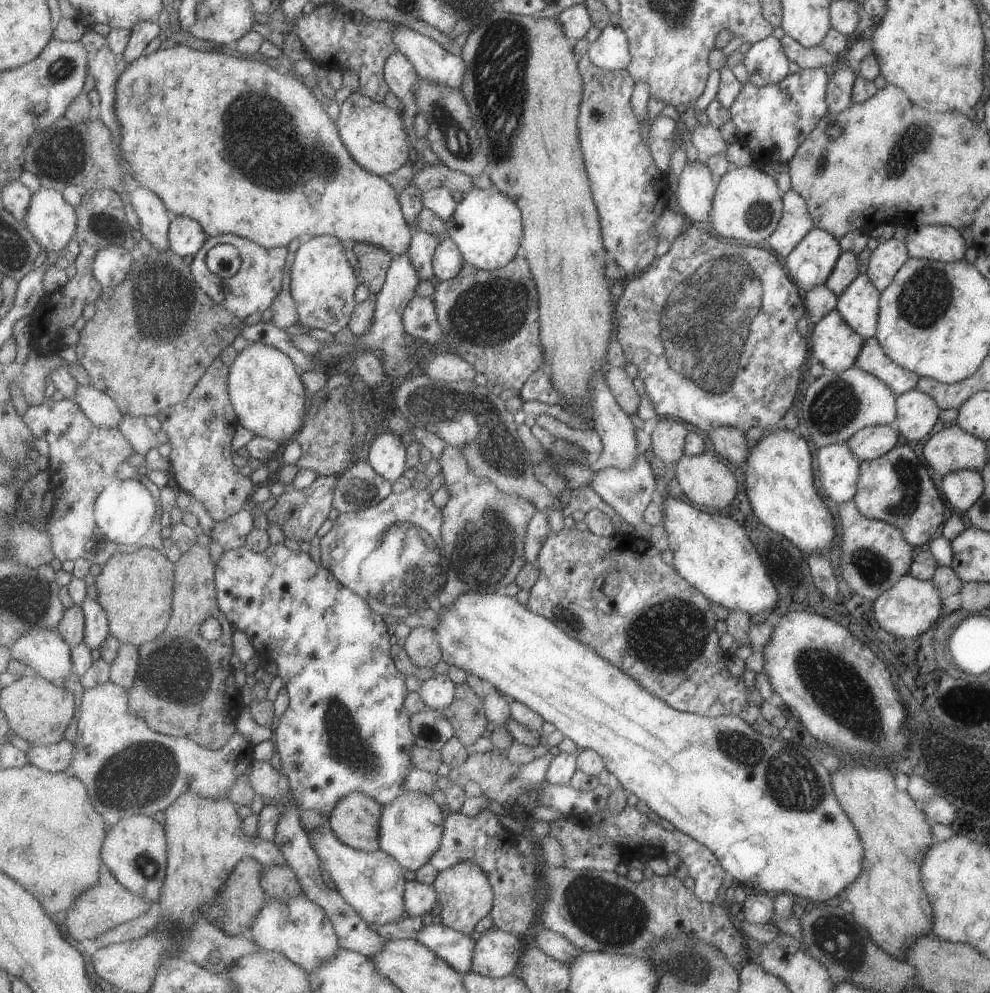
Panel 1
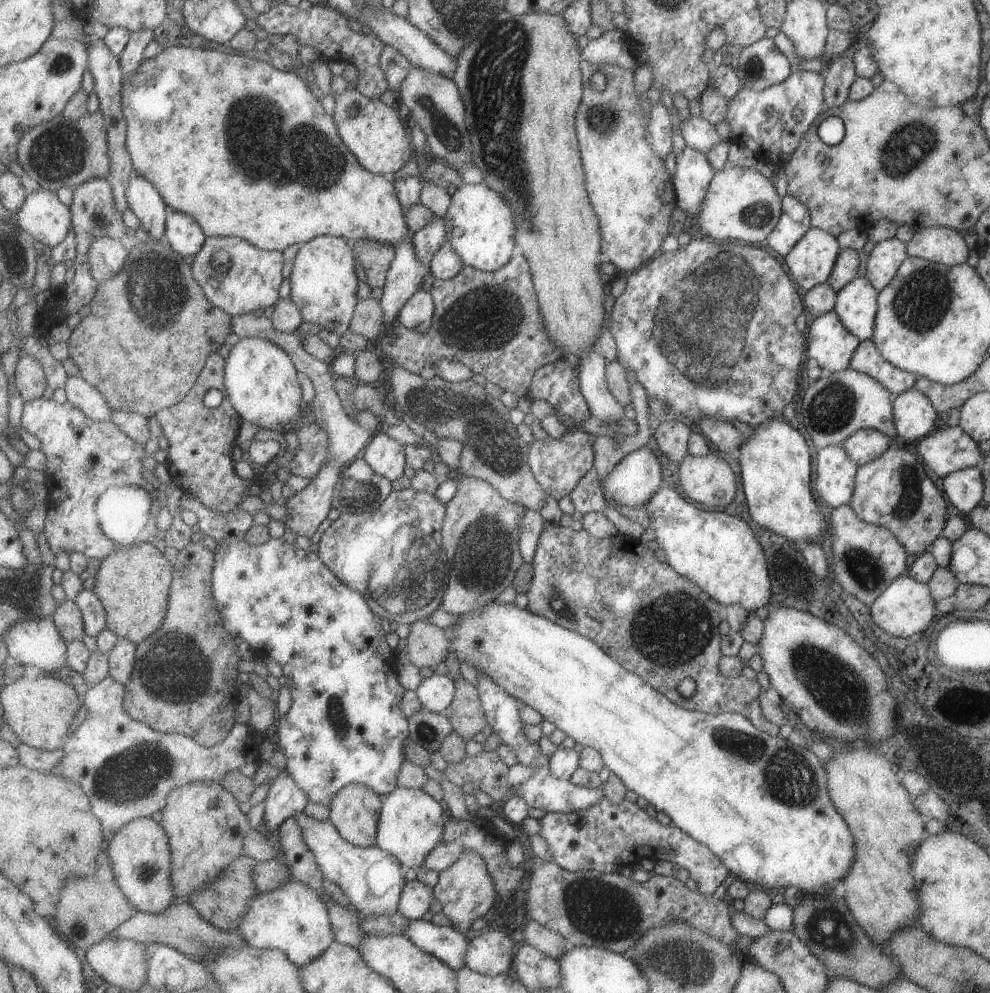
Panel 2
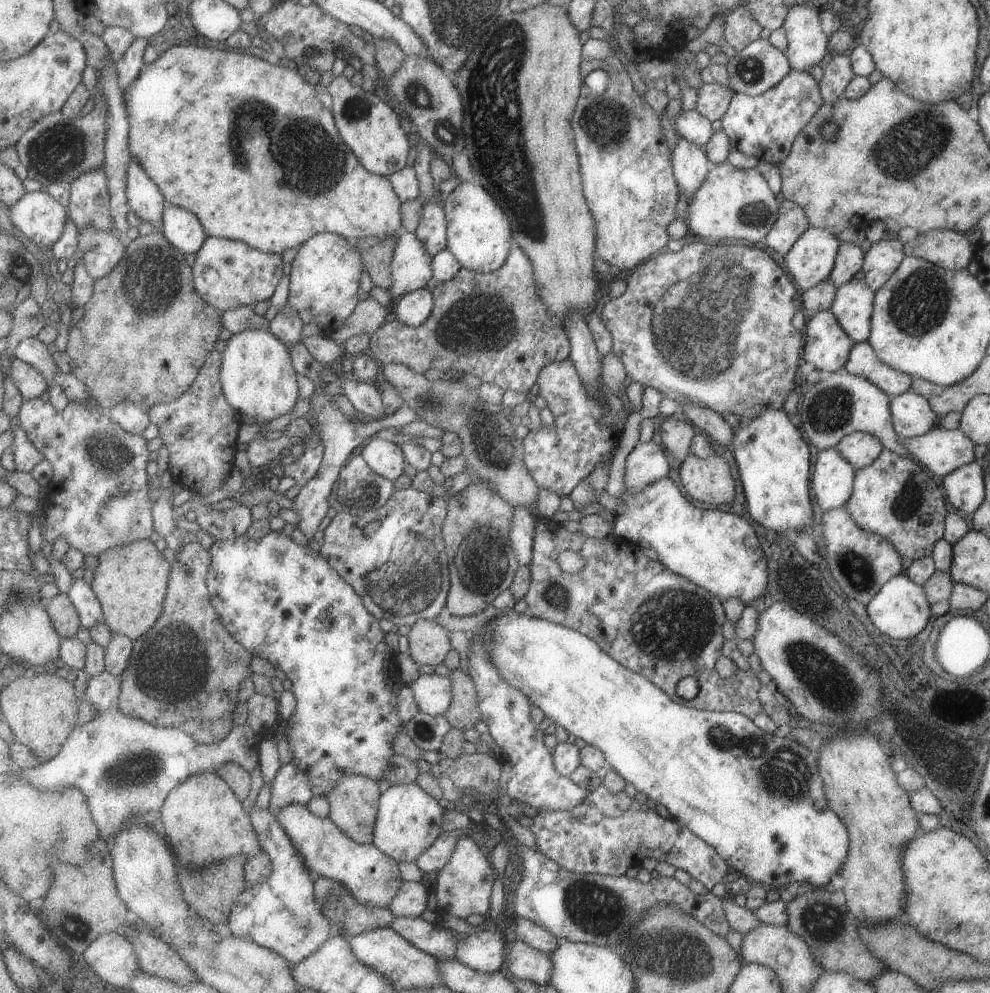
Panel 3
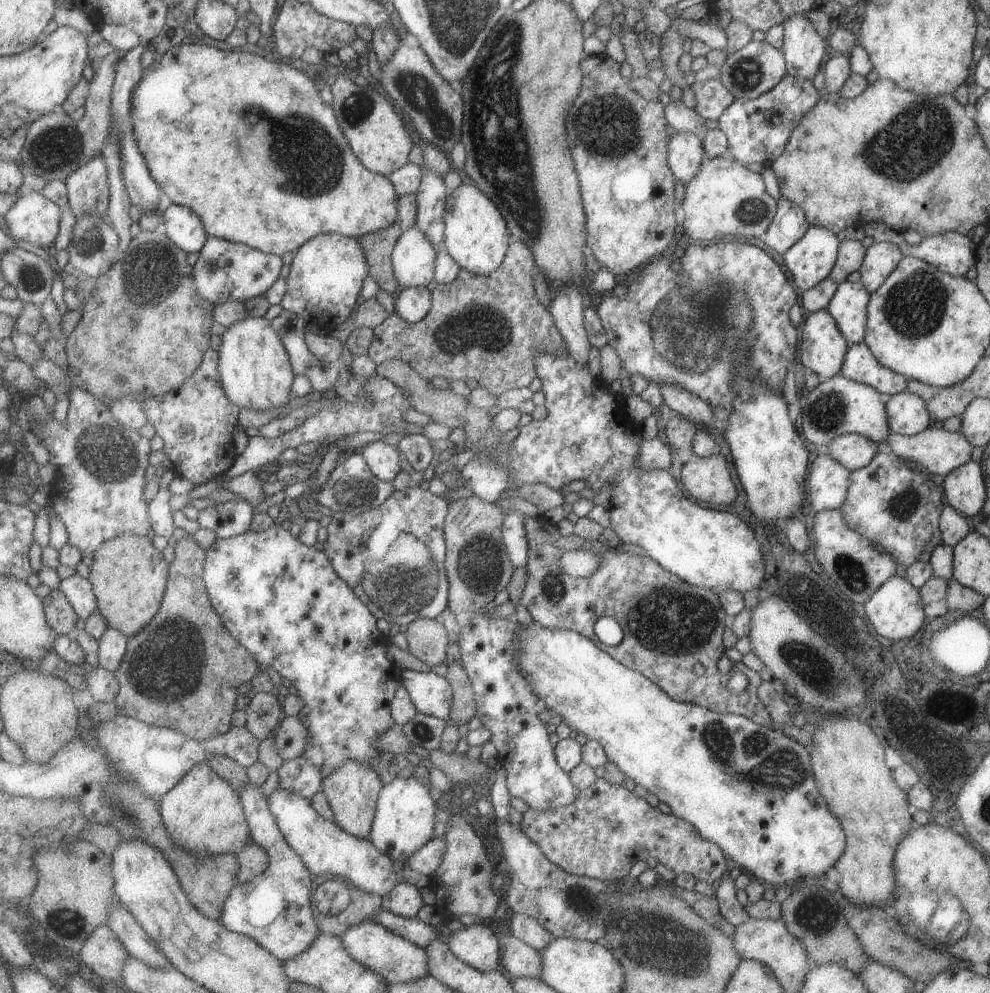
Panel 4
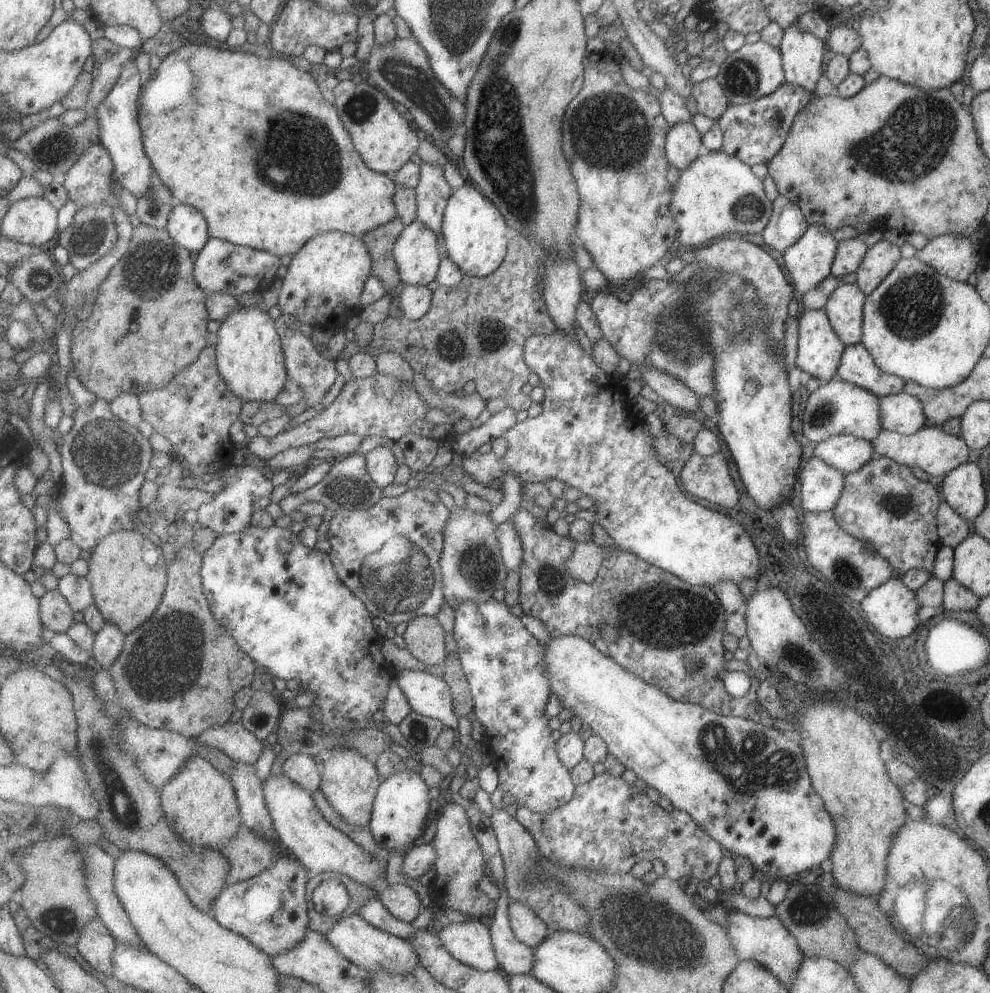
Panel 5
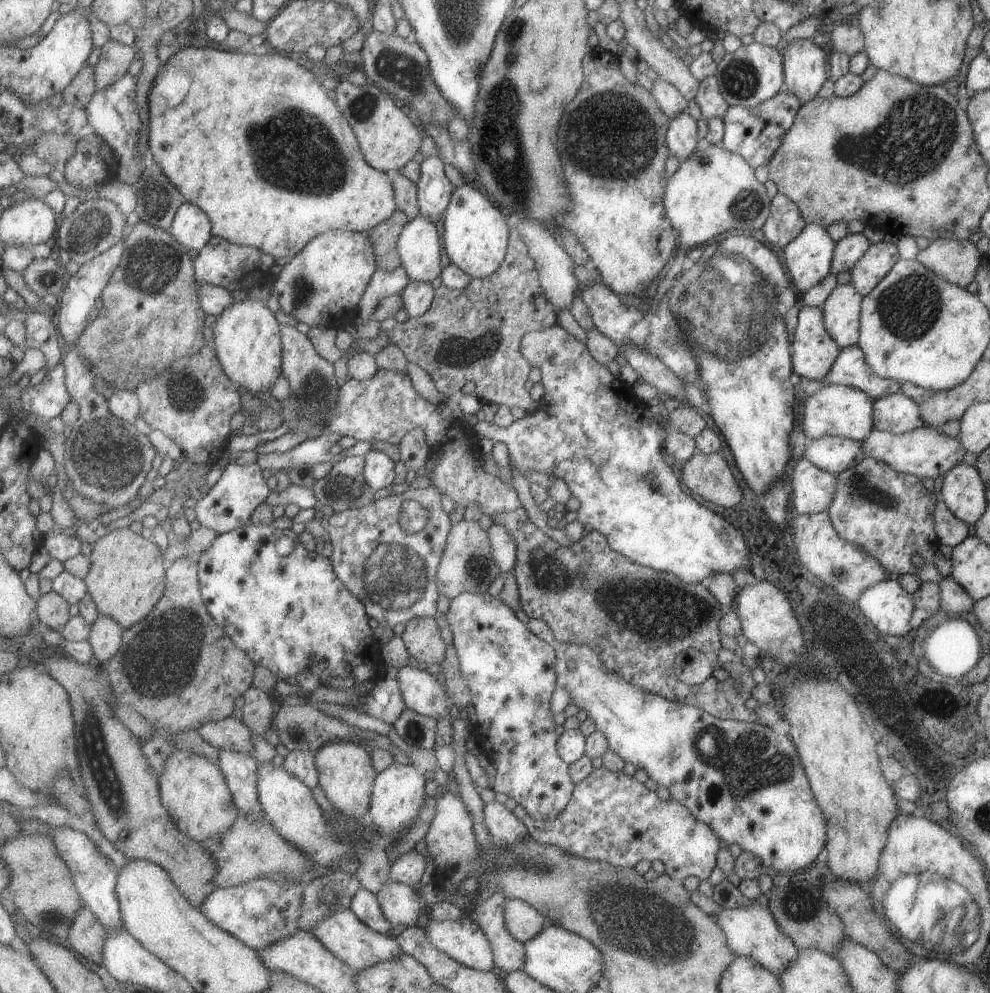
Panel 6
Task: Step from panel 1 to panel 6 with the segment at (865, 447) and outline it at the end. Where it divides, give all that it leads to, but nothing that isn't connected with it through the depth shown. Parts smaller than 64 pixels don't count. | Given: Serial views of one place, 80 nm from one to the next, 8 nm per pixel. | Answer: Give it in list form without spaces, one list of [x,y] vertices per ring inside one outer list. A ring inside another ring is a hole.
[[[843,437],[807,440],[803,457],[821,470],[839,474],[861,462],[864,450],[860,442]]]

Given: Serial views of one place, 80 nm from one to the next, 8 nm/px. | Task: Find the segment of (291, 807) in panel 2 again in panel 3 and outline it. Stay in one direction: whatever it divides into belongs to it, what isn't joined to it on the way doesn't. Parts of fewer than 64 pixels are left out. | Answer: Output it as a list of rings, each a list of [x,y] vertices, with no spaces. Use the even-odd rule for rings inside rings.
[[[291,762],[282,765],[272,782],[271,812],[277,817],[286,806],[297,803],[305,806],[314,797],[307,775]]]

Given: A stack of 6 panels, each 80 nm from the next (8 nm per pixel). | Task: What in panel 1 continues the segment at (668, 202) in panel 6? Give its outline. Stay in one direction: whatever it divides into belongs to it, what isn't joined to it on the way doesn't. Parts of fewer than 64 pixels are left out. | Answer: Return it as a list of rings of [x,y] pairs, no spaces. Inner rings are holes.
[[[730,167],[719,177],[712,198],[710,222],[711,234],[742,240],[743,244],[763,245],[778,227],[782,217],[782,192],[775,180],[758,167]]]

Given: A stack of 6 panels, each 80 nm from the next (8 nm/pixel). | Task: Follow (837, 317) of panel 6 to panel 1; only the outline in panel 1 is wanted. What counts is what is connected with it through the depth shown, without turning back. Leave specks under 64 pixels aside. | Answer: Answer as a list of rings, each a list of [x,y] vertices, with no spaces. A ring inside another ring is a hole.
[[[864,273],[845,288],[837,297],[835,309],[860,337],[873,337],[876,333],[878,321],[878,291],[869,277]]]

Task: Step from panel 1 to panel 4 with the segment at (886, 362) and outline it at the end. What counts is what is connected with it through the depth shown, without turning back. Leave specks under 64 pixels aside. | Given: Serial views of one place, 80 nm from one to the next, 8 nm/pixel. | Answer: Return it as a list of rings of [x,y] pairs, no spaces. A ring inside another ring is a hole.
[[[864,342],[848,345],[840,373],[851,380],[872,386],[886,398],[906,390],[908,383],[900,374],[876,362]]]

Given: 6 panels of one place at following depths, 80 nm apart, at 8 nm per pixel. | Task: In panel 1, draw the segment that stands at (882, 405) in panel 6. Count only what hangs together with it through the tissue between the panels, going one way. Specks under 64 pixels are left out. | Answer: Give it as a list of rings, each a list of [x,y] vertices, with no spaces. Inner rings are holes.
[[[911,389],[896,395],[896,417],[894,420],[898,434],[905,440],[921,440],[929,434],[933,424],[937,422],[940,411],[935,401],[920,390]]]

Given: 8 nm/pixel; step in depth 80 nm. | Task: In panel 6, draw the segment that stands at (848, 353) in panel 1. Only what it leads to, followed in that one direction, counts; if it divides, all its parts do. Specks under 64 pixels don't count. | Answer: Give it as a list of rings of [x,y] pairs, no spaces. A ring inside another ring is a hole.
[[[803,305],[790,342],[792,372],[808,380],[823,381],[839,354],[840,347],[825,330],[820,307]]]

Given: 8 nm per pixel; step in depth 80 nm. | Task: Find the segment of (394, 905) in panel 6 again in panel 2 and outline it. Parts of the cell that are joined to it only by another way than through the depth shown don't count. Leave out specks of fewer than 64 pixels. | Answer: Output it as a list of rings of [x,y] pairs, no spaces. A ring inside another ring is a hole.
[[[419,879],[409,881],[403,891],[398,912],[412,920],[421,919],[431,910],[435,898],[434,887],[422,884]]]

